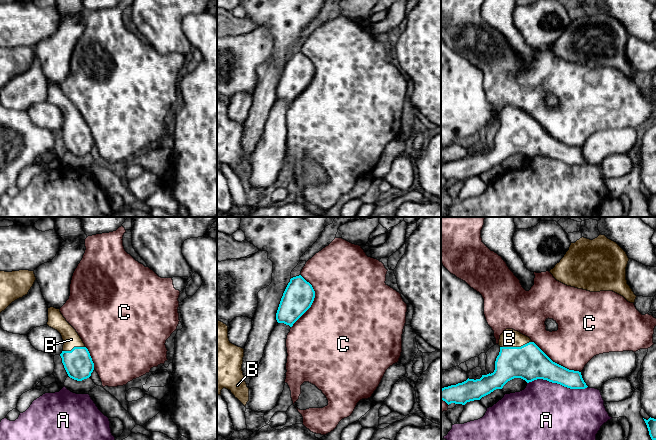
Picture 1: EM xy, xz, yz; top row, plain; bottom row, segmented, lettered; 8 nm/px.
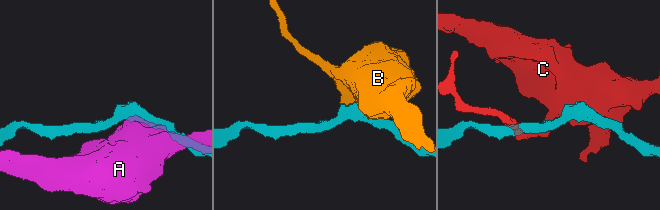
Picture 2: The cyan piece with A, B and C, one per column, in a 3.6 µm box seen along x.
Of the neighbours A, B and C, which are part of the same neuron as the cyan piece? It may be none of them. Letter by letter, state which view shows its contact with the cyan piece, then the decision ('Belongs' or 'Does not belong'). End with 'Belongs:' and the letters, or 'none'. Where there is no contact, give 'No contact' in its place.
A: Touches cyan in yz. Does not belong
B: Touches cyan in yz. Belongs
C: Touches cyan in xz. Does not belong
Belongs: B

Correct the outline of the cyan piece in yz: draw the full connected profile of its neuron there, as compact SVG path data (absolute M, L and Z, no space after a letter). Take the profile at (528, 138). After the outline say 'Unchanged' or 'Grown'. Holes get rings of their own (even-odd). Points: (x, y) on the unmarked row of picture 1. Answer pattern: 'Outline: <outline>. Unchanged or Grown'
Outline: M506 105L499 115L500 128L495 137L493 149L482 151L480 155L467 155L462 159L451 161L441 165L441 176L448 181L451 179L465 181L467 178L480 176L514 154L521 154L527 159L537 155L547 156L560 160L570 165L585 165L588 162L584 158L581 148L569 146L553 138L531 115L513 105Z. Grown

